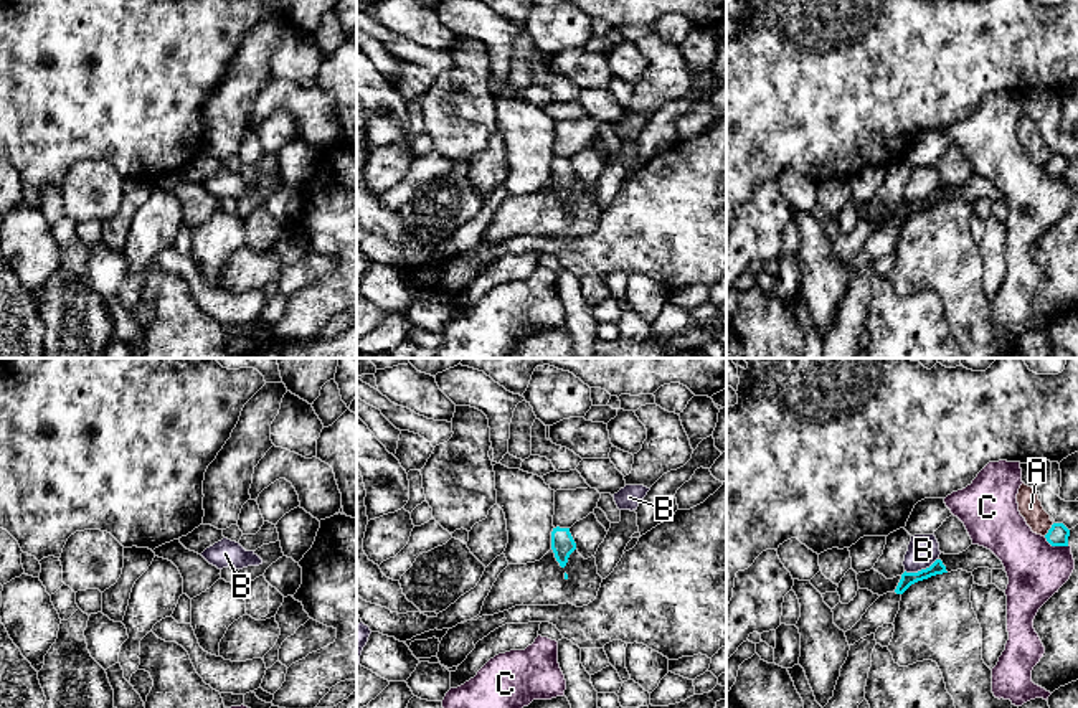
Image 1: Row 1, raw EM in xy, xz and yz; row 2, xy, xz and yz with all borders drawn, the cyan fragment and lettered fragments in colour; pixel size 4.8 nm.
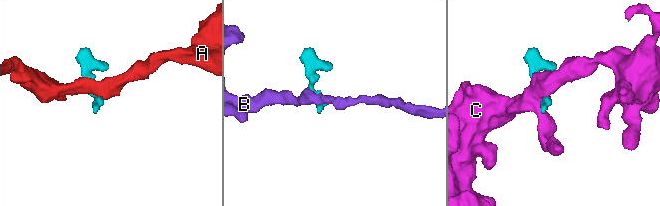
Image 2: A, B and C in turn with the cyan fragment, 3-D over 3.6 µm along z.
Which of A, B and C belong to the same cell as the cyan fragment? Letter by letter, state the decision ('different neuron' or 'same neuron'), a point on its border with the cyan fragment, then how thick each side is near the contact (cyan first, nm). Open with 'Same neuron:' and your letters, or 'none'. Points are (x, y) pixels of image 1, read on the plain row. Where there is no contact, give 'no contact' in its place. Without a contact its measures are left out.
Same neuron: none
A: different neuron; meets cyan in yz at (1049, 160); 100 nm thick on the cyan side, 110 nm on the other
B: different neuron; meets cyan in yz at (921, 200); 70 nm thick on the cyan side, 160 nm on the other
C: different neuron; meets cyan in yz at (1055, 175); 100 nm thick on the cyan side, 280 nm on the other

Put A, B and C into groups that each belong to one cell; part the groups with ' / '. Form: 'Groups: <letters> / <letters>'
Groups: A / B / C

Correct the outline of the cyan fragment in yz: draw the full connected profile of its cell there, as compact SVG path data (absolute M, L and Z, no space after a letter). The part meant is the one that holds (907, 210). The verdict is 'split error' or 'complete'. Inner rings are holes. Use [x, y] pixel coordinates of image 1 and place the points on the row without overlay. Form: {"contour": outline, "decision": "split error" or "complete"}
{"contour": "M936 190L929 198L918 203L903 203L893 223L880 226L862 246L862 249L845 262L849 276L860 269L875 264L883 254L893 254L900 241L901 224L915 213L928 210L936 205L948 203L941 190Z", "decision": "split error"}

